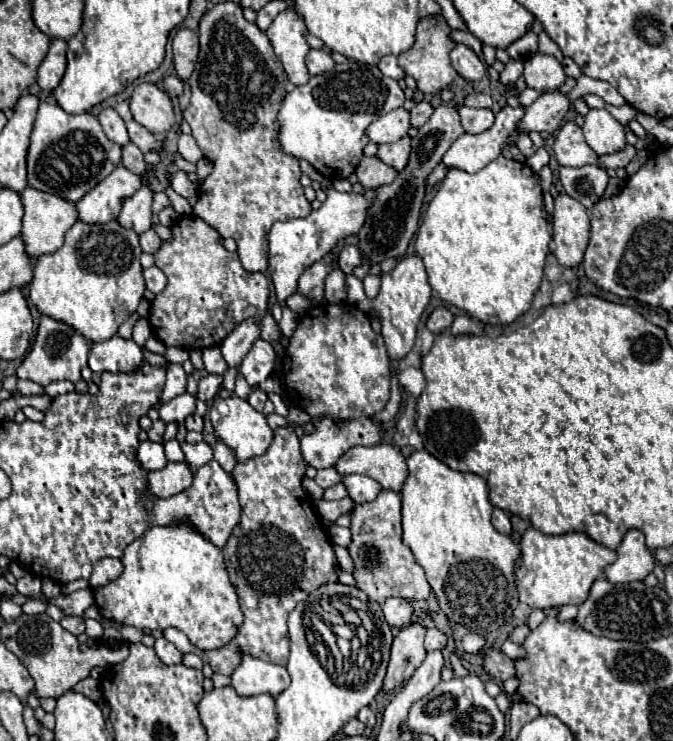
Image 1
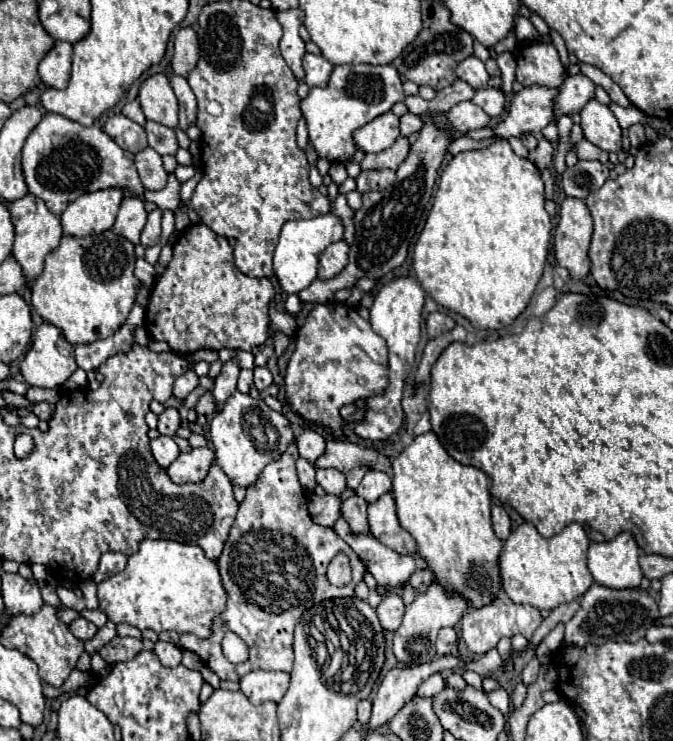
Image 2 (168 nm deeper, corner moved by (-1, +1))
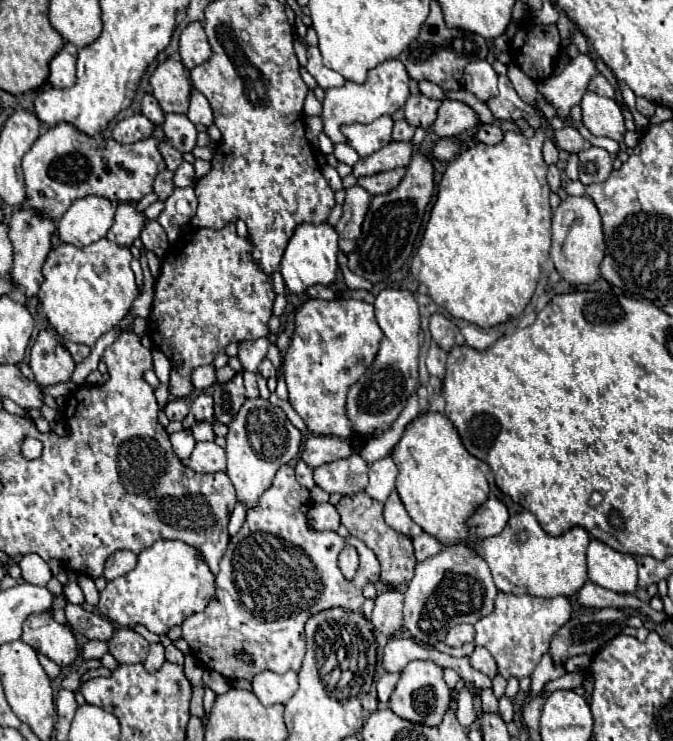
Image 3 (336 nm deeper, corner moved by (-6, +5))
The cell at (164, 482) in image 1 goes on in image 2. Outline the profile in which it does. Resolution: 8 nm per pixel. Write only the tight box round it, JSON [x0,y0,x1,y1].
[165,447,215,485]

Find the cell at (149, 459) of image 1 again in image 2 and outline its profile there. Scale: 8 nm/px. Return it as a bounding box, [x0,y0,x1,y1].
[149,437,179,467]

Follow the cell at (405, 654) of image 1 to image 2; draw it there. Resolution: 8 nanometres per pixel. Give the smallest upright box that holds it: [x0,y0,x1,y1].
[393,583,467,667]

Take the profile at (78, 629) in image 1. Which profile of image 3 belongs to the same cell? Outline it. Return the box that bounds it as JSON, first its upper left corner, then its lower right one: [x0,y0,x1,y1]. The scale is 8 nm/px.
[64,603,116,641]

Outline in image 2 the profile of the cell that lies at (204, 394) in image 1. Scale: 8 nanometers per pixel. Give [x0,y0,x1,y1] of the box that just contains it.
[197,391,215,415]

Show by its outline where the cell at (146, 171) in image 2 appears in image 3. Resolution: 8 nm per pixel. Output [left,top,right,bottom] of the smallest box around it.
[154,169,174,201]

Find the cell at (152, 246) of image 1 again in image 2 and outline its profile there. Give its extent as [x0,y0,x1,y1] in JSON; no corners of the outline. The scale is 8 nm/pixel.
[141,209,161,249]

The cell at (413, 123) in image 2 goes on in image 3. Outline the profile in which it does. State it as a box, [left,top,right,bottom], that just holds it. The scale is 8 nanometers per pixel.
[392,119,414,141]

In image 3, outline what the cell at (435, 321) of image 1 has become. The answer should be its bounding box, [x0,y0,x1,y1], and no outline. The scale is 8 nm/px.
[430,315,464,353]

